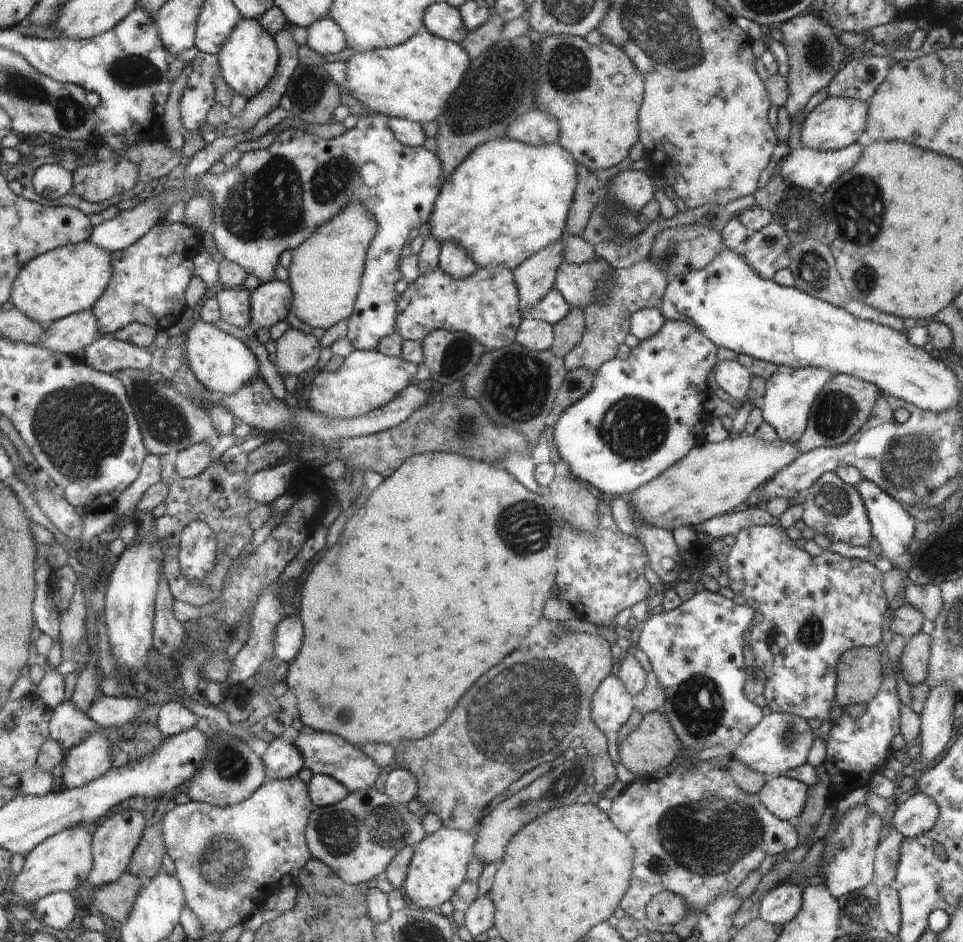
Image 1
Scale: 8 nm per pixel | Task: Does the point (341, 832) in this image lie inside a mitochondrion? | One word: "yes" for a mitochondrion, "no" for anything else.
yes

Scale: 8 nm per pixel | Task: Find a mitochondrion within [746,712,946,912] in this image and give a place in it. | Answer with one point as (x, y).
(789, 735)

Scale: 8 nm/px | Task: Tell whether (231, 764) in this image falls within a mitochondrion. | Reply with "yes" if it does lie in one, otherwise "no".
yes

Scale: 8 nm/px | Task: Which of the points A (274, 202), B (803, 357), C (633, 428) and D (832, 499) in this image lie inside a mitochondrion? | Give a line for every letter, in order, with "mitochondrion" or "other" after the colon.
A: mitochondrion
B: other
C: mitochondrion
D: mitochondrion

